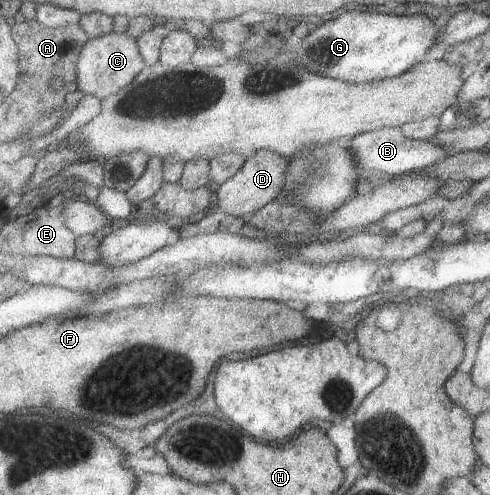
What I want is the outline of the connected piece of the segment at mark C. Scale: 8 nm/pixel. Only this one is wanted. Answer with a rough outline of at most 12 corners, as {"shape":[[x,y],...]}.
{"shape":[[91,38],[78,89],[101,101],[147,67],[138,39]]}

